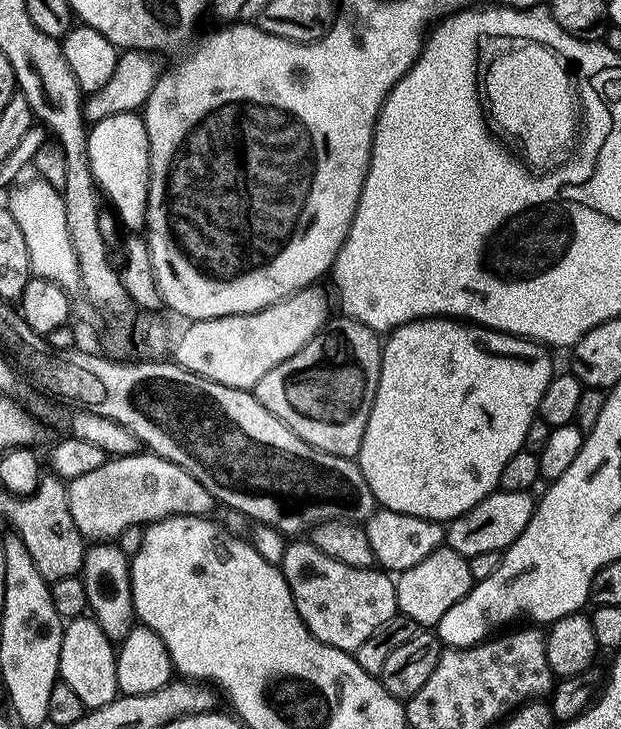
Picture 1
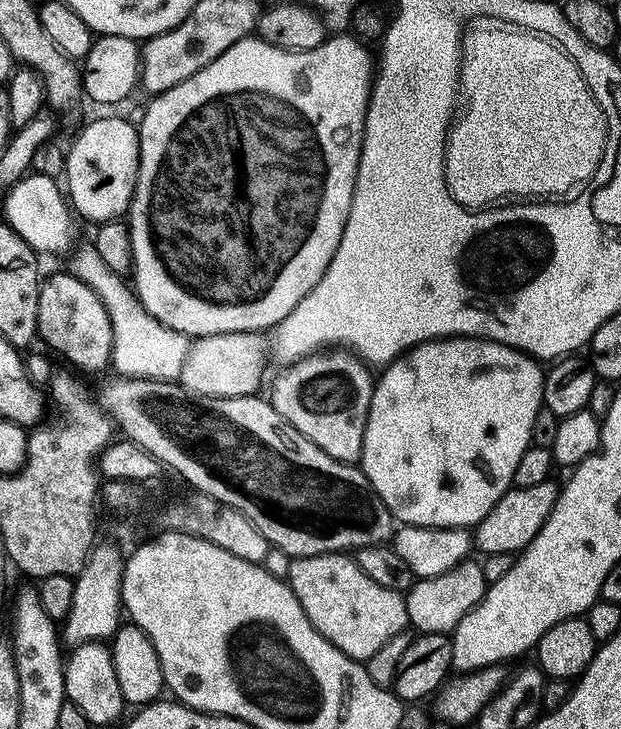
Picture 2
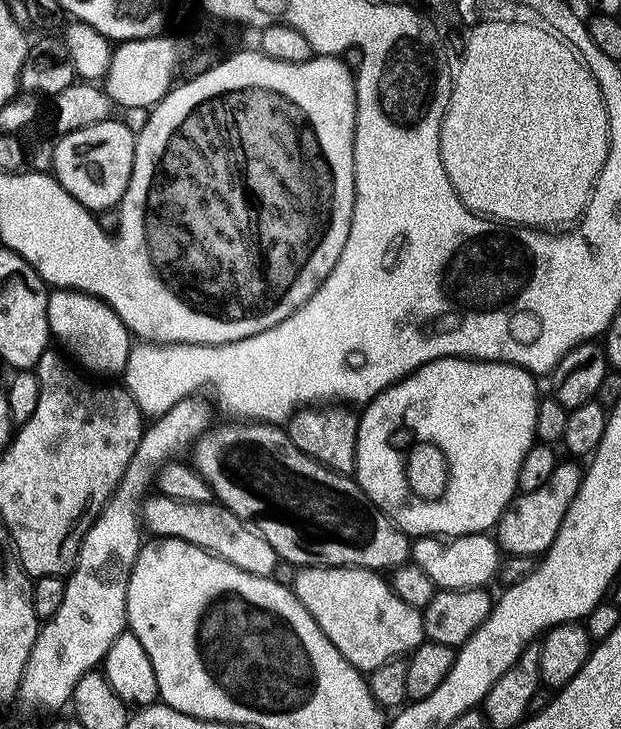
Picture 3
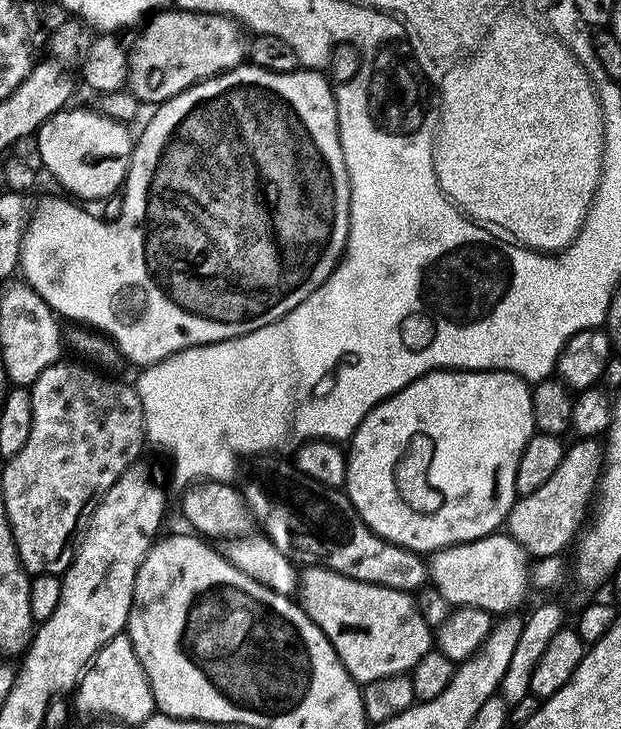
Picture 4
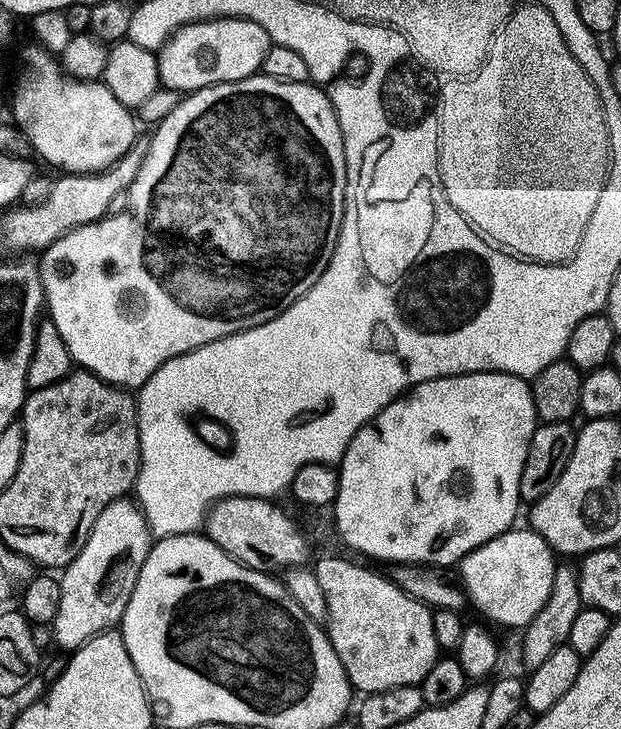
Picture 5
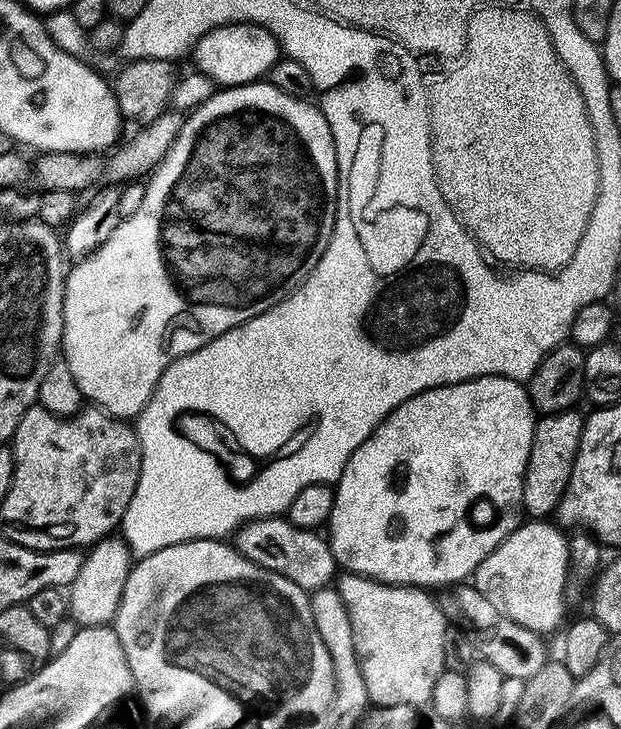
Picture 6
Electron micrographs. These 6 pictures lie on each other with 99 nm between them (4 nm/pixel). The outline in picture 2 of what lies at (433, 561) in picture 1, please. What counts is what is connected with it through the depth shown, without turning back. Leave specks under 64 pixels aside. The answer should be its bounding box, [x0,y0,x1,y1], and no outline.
[404,558,486,633]

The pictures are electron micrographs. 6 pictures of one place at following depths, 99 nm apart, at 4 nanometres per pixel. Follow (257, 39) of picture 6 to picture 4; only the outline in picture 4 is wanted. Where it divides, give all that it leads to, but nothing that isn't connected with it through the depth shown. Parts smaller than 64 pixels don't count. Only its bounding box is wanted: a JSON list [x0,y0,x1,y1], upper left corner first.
[130,11,250,106]

